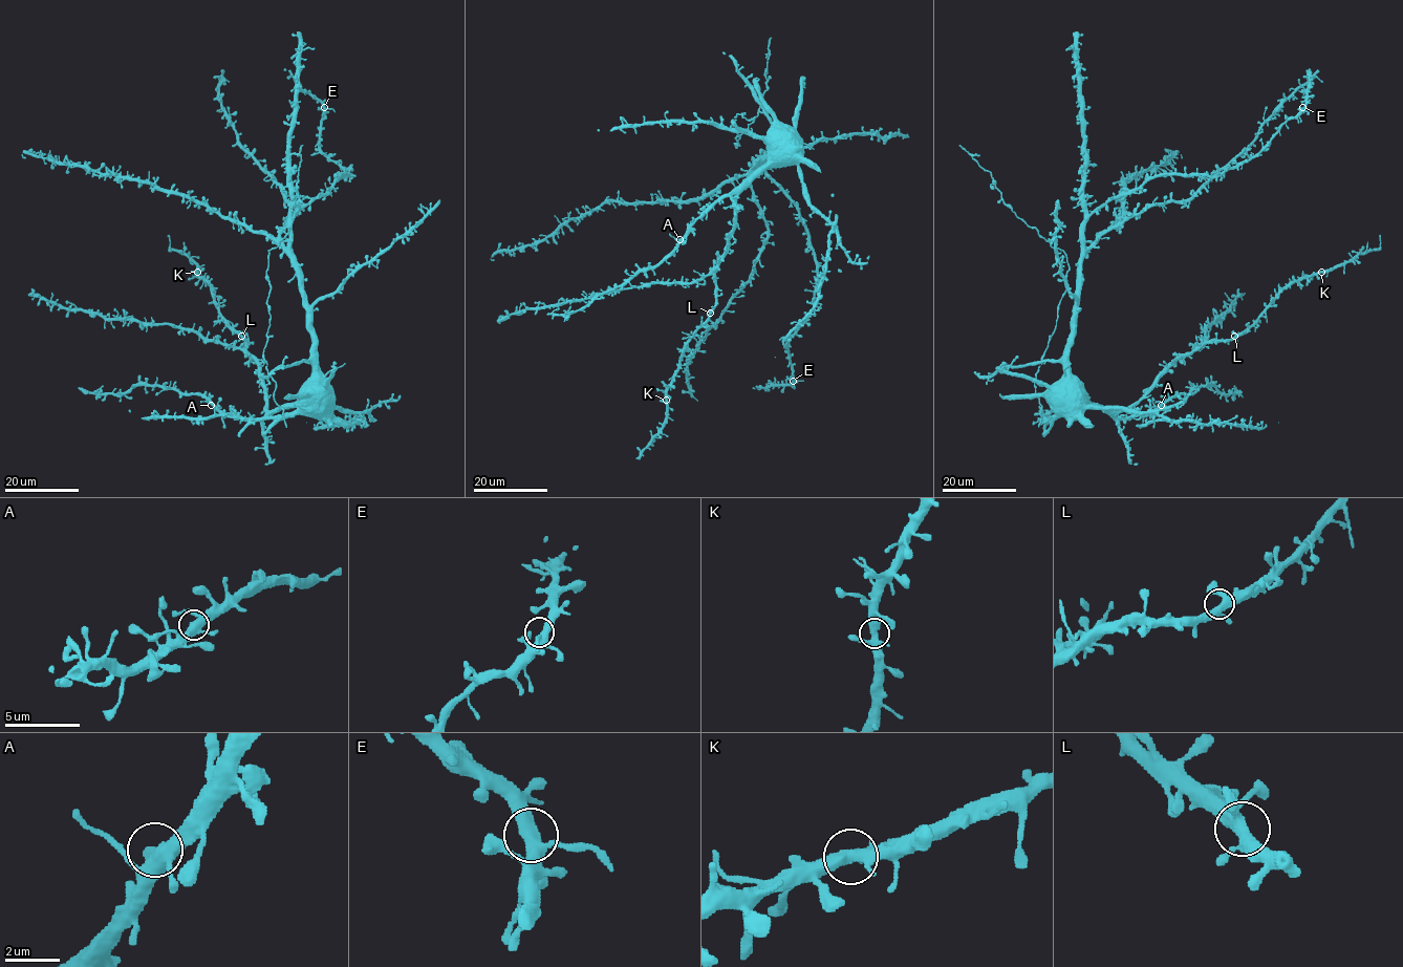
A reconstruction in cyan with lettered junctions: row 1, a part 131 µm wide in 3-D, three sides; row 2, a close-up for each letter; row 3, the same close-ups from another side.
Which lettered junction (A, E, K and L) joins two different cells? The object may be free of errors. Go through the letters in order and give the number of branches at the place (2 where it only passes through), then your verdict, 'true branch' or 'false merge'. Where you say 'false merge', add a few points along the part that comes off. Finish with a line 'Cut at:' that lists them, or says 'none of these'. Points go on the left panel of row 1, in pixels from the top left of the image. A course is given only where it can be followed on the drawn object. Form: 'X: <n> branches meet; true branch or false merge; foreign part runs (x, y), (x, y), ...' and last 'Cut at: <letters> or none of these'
A: 4 branches meet; true branch
E: 4 branches meet; true branch
K: 4 branches meet; true branch
L: 4 branches meet; true branch
Cut at: none of these

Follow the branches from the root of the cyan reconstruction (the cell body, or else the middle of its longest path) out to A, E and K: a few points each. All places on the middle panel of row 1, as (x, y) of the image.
A: (781, 141), (769, 152), (765, 164), (706, 210), (680, 239)
E: (781, 141), (777, 145), (781, 148), (759, 165), (796, 208), (817, 265), (813, 310), (789, 341), (793, 381)
K: (781, 141), (769, 152), (768, 164), (737, 197), (735, 227), (715, 272), (715, 307), (688, 340), (666, 400)

